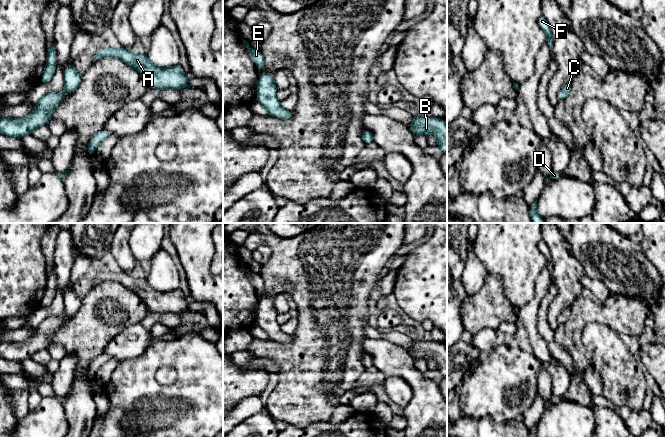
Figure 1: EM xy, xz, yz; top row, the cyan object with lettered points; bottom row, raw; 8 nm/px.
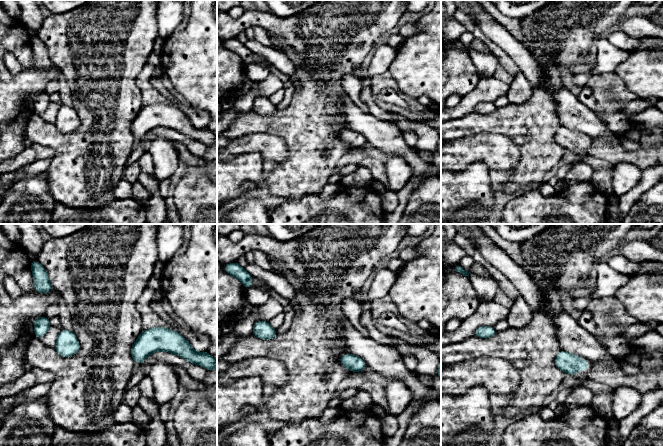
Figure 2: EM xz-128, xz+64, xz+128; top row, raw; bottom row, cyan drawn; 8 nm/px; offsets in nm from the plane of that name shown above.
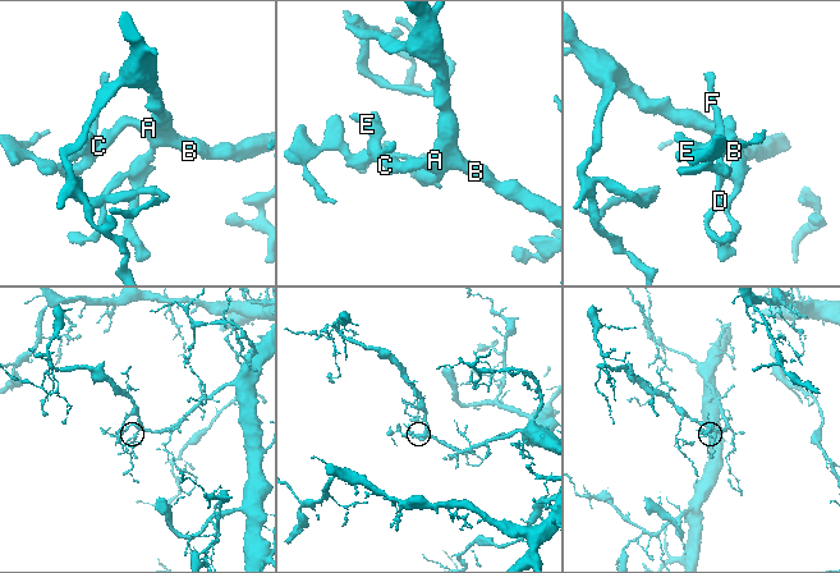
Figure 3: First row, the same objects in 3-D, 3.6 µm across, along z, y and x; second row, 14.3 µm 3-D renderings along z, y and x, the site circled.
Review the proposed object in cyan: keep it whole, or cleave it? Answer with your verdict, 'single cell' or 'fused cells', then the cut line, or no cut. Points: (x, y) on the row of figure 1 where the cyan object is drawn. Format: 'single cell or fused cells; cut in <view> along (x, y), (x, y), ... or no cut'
single cell; no cut

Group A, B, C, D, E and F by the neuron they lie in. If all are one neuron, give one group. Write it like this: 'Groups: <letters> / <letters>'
Groups: A B C D E F

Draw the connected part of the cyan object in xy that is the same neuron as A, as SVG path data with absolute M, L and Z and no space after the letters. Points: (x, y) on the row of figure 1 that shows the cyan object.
M102 48L93 57L93 62L104 57L114 57L138 71L147 86L153 89L173 89L179 90L191 87L180 64L169 68L161 68L151 63L147 55L135 54L126 48L119 49Z

